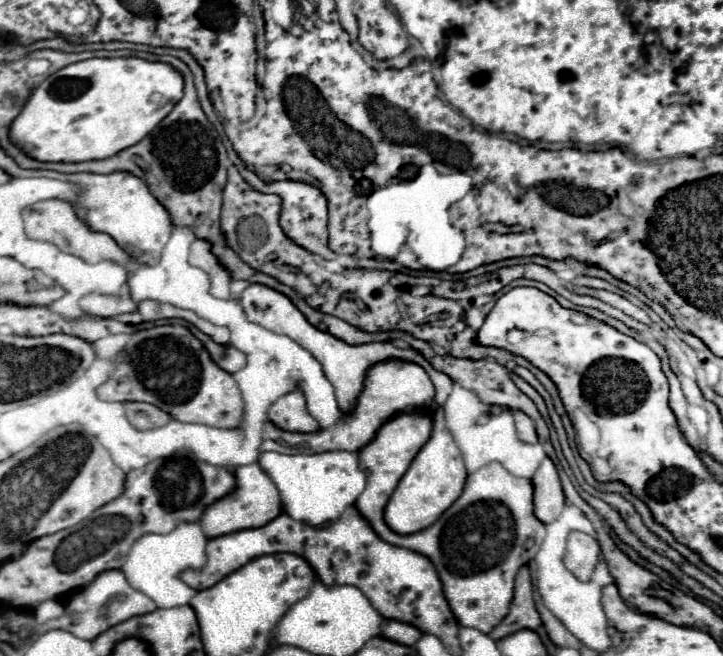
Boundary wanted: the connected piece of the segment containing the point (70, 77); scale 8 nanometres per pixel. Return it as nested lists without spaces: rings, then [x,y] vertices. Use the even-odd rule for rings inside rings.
[[[127,56],[127,58],[89,58],[89,60],[81,60],[81,62],[69,64],[61,70],[57,70],[43,84],[39,84],[39,88],[35,88],[35,92],[31,94],[31,100],[27,100],[27,104],[23,106],[23,112],[19,114],[19,120],[15,120],[15,124],[11,124],[11,140],[15,140],[15,144],[19,144],[19,148],[23,148],[23,152],[27,152],[29,156],[35,156],[41,162],[103,160],[103,158],[109,158],[109,156],[137,144],[139,140],[143,140],[173,110],[173,106],[181,98],[183,98],[183,76],[173,66],[169,66],[165,62],[149,62],[149,60],[135,58],[135,56]]]

